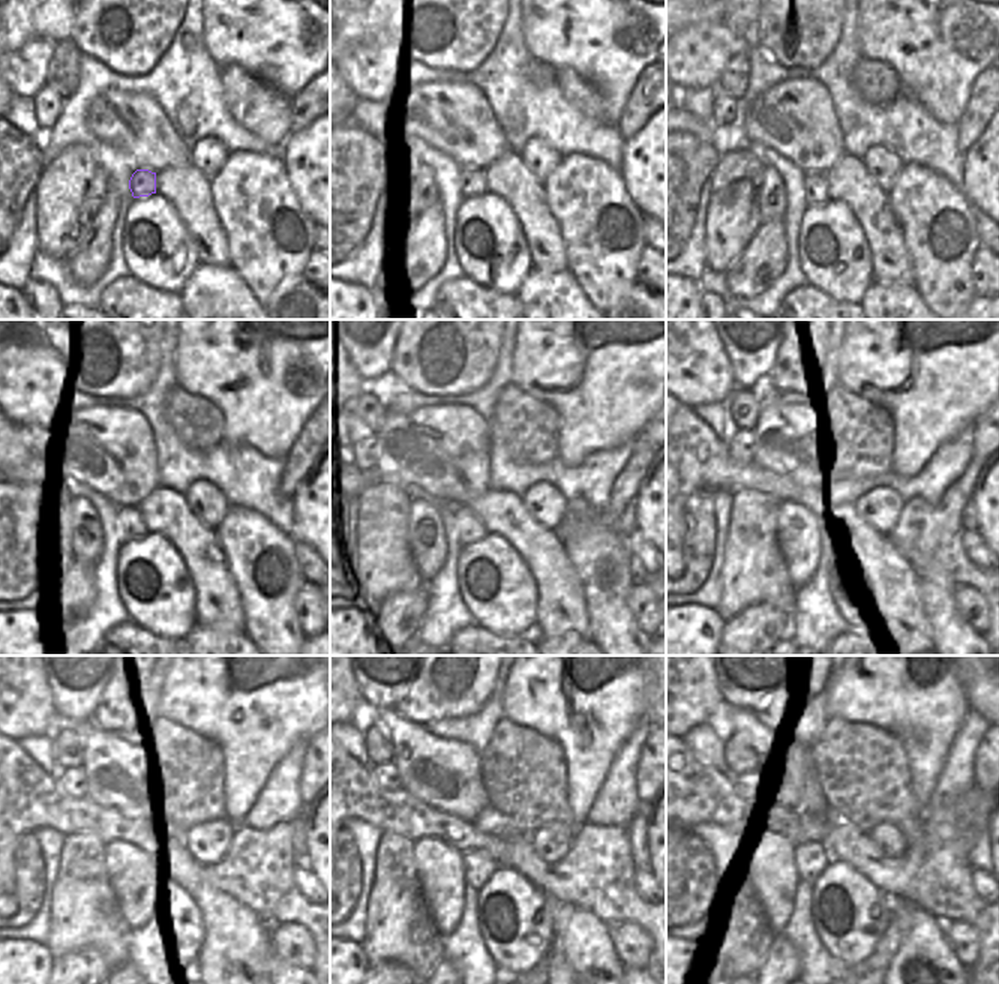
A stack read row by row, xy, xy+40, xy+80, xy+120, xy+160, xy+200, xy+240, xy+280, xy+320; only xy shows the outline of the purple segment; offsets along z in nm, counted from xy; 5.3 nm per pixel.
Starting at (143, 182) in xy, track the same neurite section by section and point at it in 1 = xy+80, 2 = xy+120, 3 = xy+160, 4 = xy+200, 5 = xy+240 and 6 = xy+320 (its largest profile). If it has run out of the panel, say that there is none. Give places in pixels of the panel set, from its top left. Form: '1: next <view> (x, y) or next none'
1: next xy+80 (815, 191)
2: next xy+120 (134, 528)
3: next xy+160 (468, 527)
4: next xy+200 (801, 534)
5: next xy+240 (126, 888)
6: next xy+320 (812, 858)

